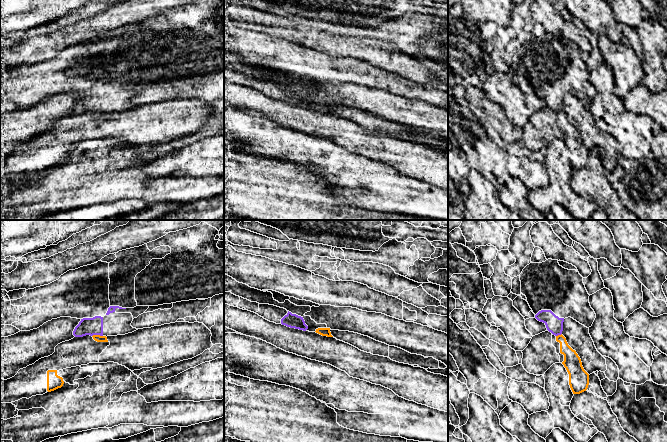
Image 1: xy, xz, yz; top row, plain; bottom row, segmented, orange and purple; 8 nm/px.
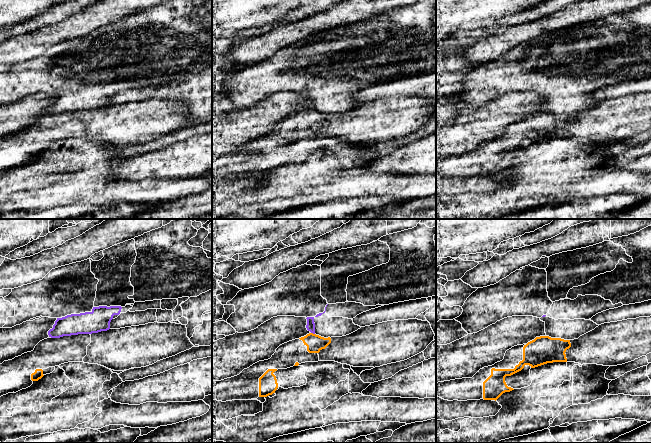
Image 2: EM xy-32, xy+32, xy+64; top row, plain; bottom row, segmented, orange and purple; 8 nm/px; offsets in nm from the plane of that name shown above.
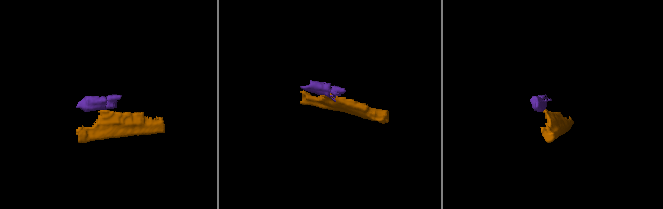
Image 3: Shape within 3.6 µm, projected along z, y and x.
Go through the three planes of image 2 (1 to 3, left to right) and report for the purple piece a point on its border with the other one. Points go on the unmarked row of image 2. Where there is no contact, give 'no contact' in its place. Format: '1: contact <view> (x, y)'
1: no contact
2: contact xy+32 (312, 109)
3: no contact

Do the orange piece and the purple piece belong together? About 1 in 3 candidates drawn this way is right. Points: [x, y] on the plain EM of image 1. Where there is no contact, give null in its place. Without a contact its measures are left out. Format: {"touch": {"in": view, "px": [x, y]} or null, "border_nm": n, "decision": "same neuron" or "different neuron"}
{"touch": {"in": "xy", "px": [97, 111]}, "border_nm": 90, "decision": "different neuron"}

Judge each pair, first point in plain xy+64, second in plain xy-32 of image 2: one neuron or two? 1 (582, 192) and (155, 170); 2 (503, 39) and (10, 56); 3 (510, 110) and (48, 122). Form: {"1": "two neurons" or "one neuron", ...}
{"1": "two neurons", "2": "one neuron", "3": "two neurons"}

